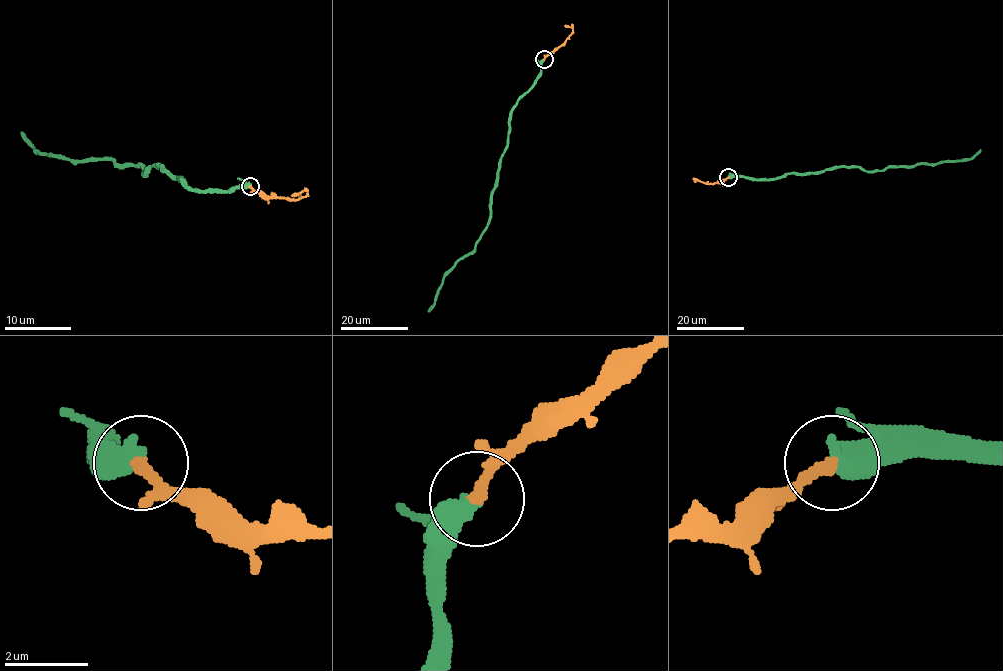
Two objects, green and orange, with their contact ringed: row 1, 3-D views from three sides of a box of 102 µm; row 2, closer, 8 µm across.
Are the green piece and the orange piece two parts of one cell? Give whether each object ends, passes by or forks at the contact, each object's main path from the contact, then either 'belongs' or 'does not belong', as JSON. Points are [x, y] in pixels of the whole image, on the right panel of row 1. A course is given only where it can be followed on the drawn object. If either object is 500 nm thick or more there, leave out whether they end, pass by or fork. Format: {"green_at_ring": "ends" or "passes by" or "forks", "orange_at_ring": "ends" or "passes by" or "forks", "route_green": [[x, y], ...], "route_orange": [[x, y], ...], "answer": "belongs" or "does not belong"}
{"route_green": [[729, 177], [770, 179], [839, 166], [884, 171], [888, 167], [968, 160], [981, 150]], "route_orange": [[729, 177], [713, 183], [697, 179], [694, 182]], "answer": "does not belong"}

